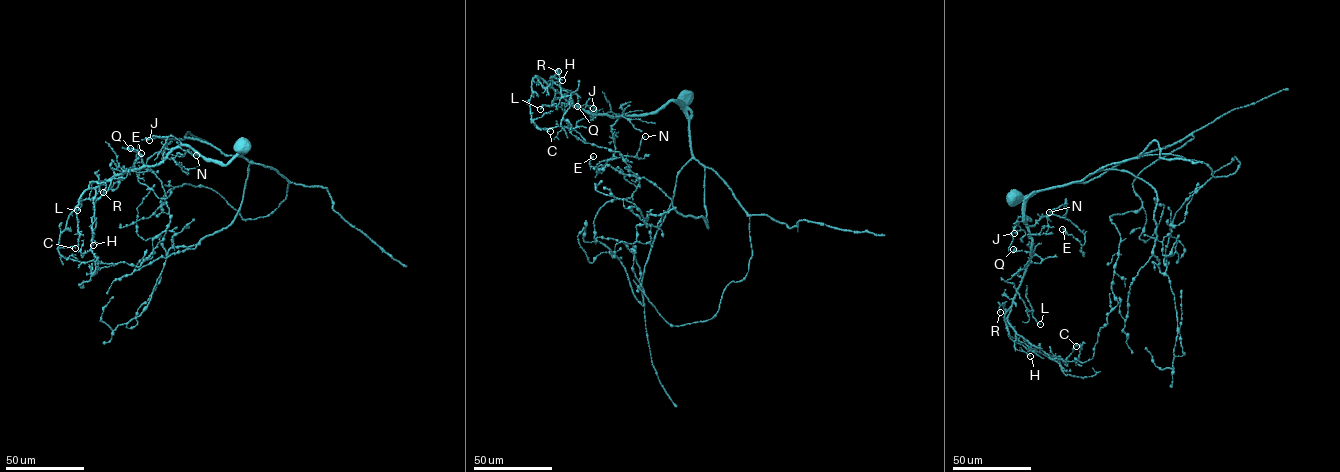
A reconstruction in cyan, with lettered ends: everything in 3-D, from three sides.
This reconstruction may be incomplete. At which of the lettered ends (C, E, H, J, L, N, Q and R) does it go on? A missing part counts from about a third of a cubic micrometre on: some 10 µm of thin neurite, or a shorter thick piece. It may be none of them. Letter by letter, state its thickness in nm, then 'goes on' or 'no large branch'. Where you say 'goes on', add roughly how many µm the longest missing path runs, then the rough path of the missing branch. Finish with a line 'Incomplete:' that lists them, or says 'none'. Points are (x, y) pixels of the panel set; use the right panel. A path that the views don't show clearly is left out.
C: 120 nm | no large branch
E: 120 nm | no large branch
H: 180 nm | no large branch
J: 110 nm | no large branch
L: 190 nm | no large branch
N: 140 nm | no large branch
Q: 130 nm | no large branch
R: 170 nm | no large branch
Incomplete: none

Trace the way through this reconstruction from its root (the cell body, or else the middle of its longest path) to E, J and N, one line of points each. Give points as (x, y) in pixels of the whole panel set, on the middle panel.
E: (686, 97), (689, 118), (674, 101), (623, 115), (612, 127), (614, 154), (597, 173), (593, 156)
J: (686, 97), (689, 118), (674, 101), (633, 116), (607, 112), (591, 116), (593, 108)
N: (686, 97), (689, 118), (674, 101), (655, 111), (619, 118), (611, 127), (614, 156), (637, 157), (645, 136)

